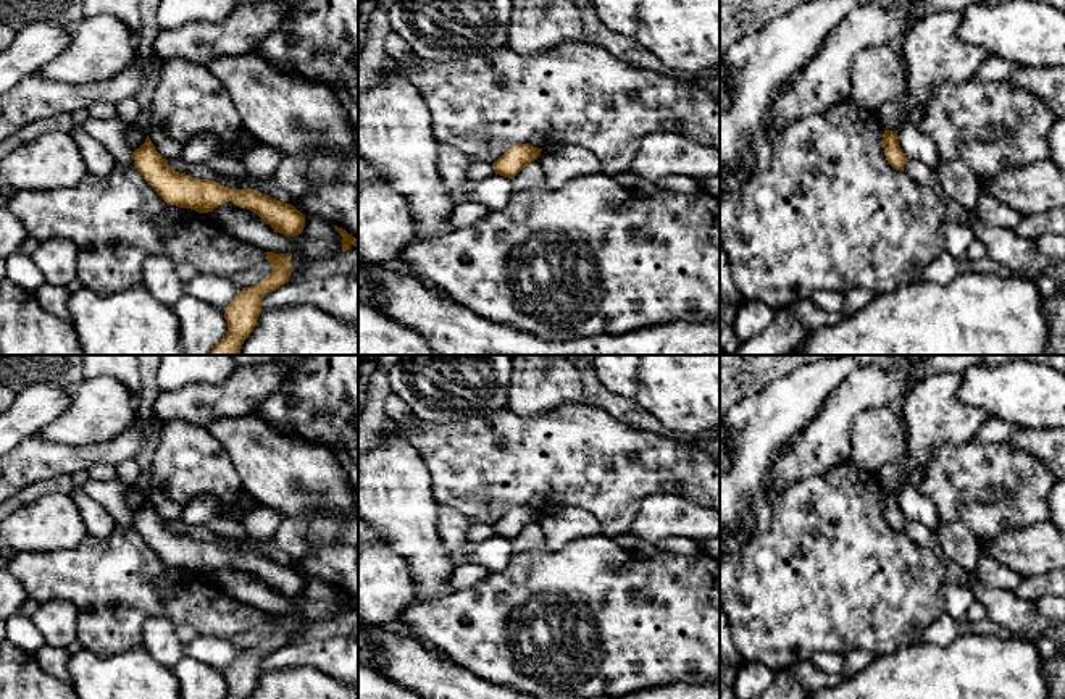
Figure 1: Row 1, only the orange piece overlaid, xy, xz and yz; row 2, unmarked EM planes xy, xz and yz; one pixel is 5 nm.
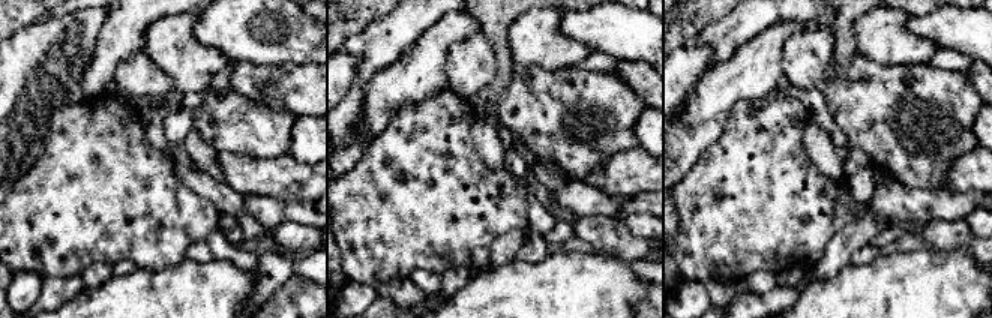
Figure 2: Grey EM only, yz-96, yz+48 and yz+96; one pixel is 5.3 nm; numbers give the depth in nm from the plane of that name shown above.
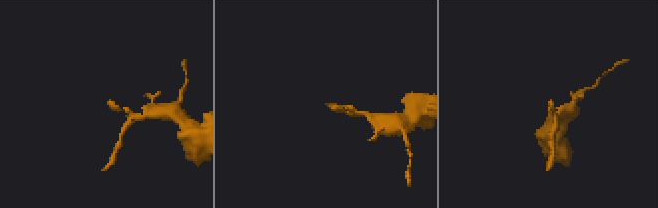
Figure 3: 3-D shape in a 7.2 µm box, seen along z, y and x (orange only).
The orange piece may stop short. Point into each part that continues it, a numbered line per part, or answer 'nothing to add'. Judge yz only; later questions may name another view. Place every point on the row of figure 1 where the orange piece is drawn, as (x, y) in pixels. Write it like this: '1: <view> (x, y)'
nothing to add

